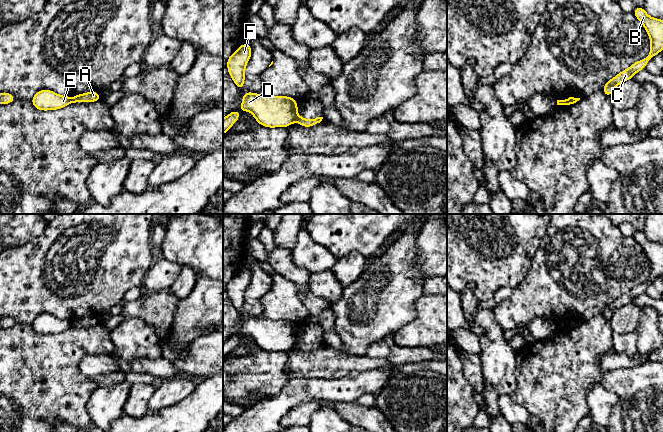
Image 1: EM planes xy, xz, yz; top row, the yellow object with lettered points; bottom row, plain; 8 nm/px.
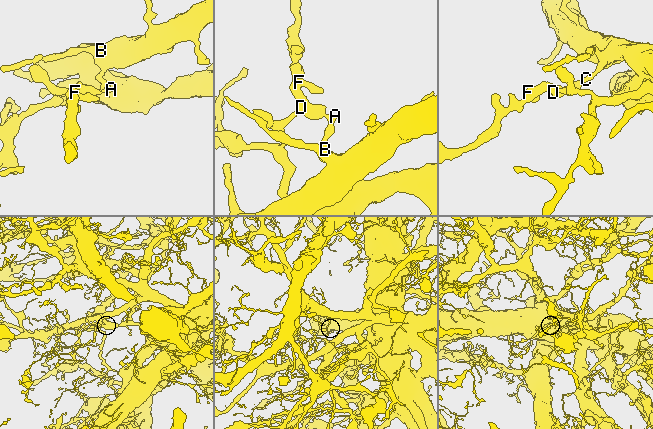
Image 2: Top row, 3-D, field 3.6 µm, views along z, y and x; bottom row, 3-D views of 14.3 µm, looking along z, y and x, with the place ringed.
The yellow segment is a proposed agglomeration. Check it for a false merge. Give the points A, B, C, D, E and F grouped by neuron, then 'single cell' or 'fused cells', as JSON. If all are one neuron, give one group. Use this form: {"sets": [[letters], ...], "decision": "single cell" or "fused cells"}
{"sets": [["A", "B", "C"], ["D", "E", "F"]], "decision": "fused cells"}

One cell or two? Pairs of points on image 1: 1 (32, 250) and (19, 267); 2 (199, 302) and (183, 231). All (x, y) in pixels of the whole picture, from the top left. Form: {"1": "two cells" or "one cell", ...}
{"1": "one cell", "2": "one cell"}

